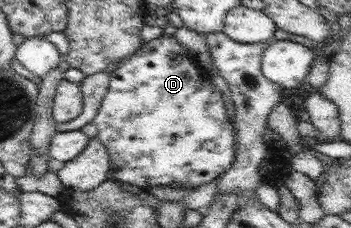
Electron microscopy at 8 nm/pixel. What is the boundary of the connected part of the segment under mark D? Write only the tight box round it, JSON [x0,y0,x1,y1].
[92,35,235,190]

